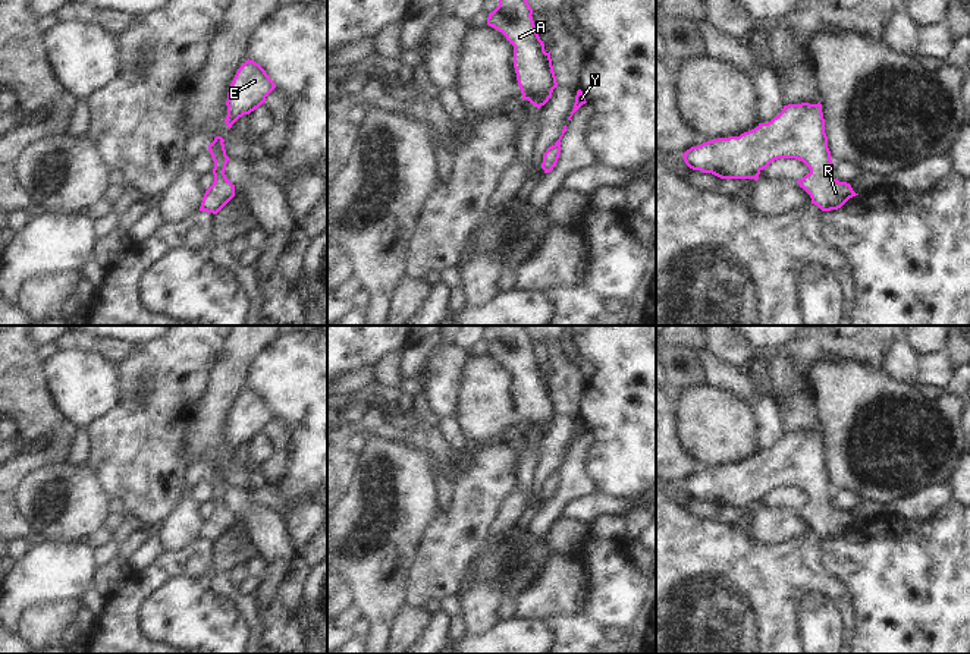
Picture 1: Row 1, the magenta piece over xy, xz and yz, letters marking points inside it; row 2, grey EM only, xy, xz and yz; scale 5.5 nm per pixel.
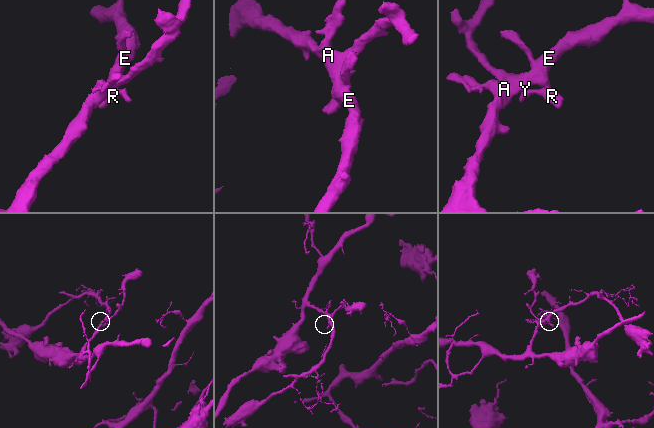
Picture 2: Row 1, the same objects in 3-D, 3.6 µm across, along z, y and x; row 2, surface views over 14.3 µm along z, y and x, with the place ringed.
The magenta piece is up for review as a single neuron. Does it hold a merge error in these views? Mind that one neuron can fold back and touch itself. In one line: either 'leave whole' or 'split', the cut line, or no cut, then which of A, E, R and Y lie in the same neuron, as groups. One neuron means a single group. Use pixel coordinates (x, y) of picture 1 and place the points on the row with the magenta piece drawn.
leave whole; no cut; A E R Y

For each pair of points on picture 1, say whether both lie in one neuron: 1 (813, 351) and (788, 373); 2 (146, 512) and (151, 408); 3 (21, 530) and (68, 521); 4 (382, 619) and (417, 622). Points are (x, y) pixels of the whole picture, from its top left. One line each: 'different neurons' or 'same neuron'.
1: different neurons
2: same neuron
3: different neurons
4: different neurons

